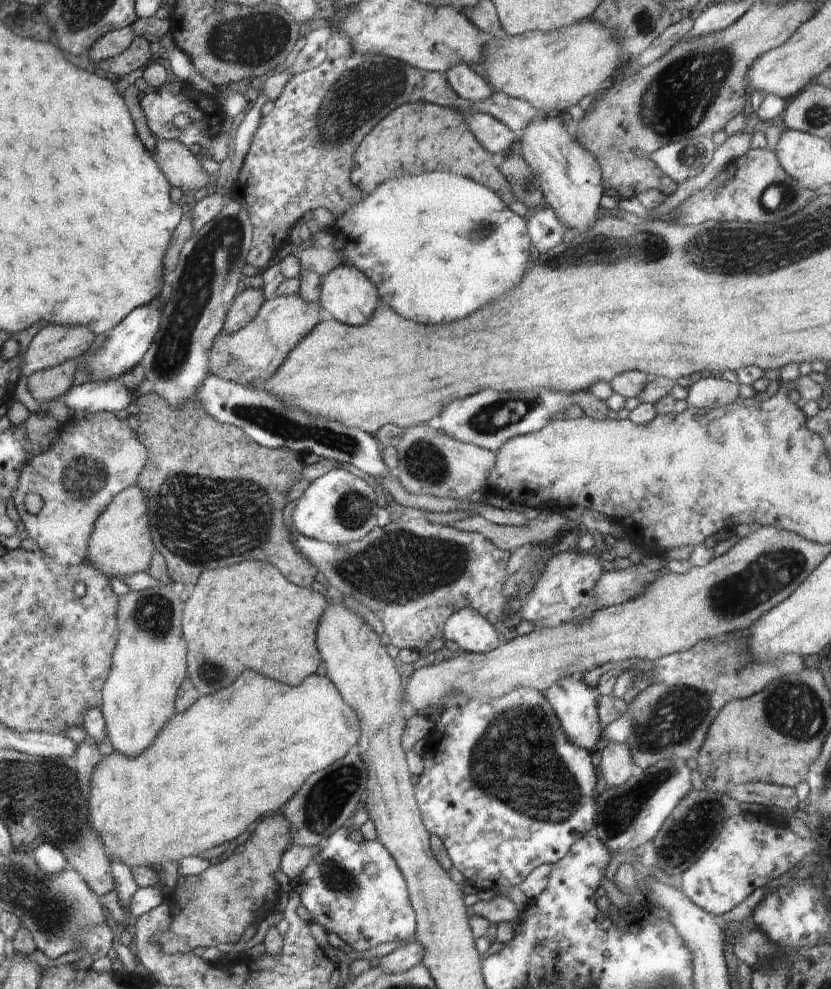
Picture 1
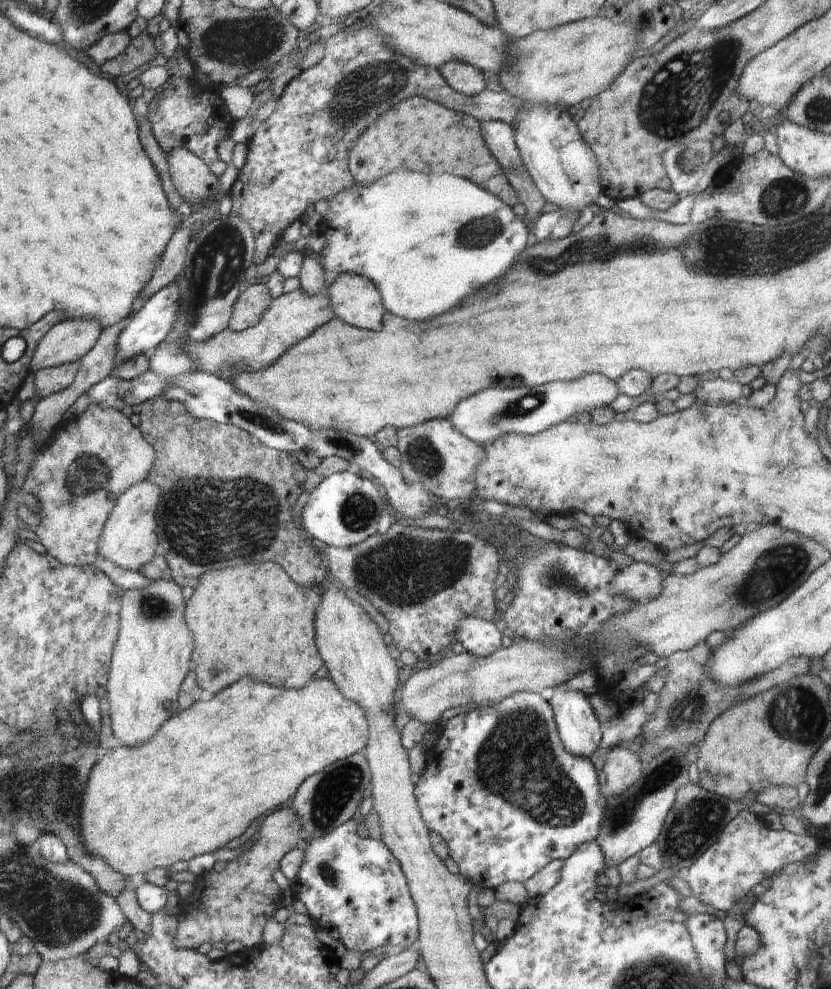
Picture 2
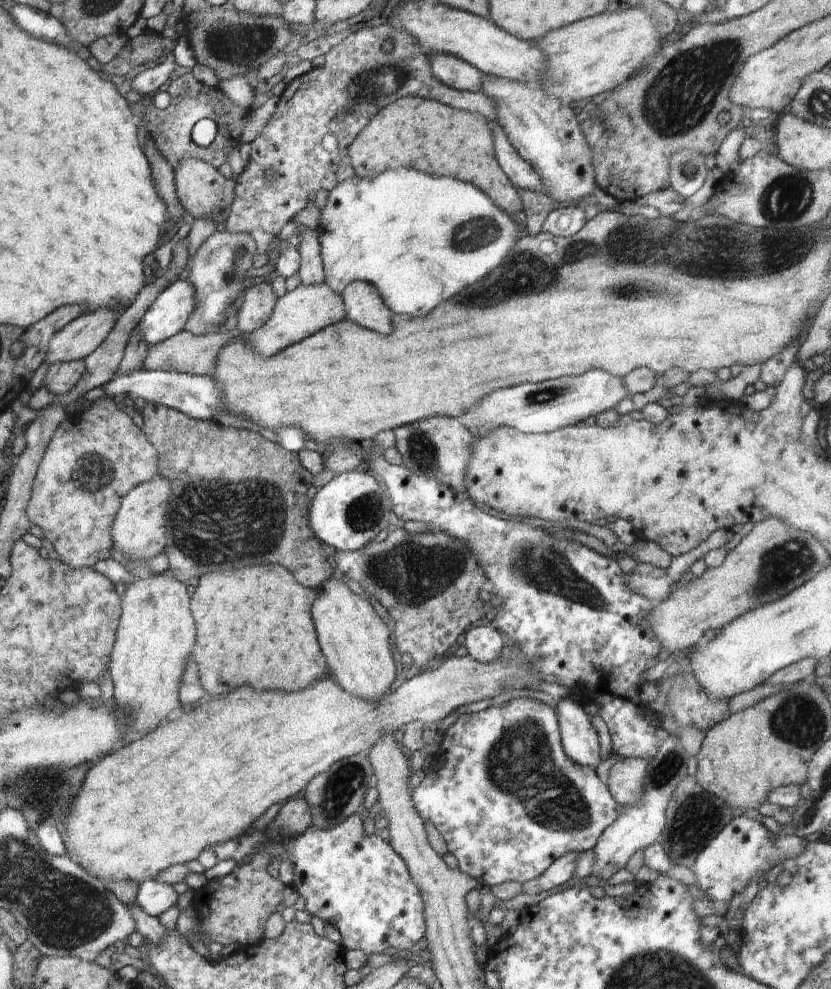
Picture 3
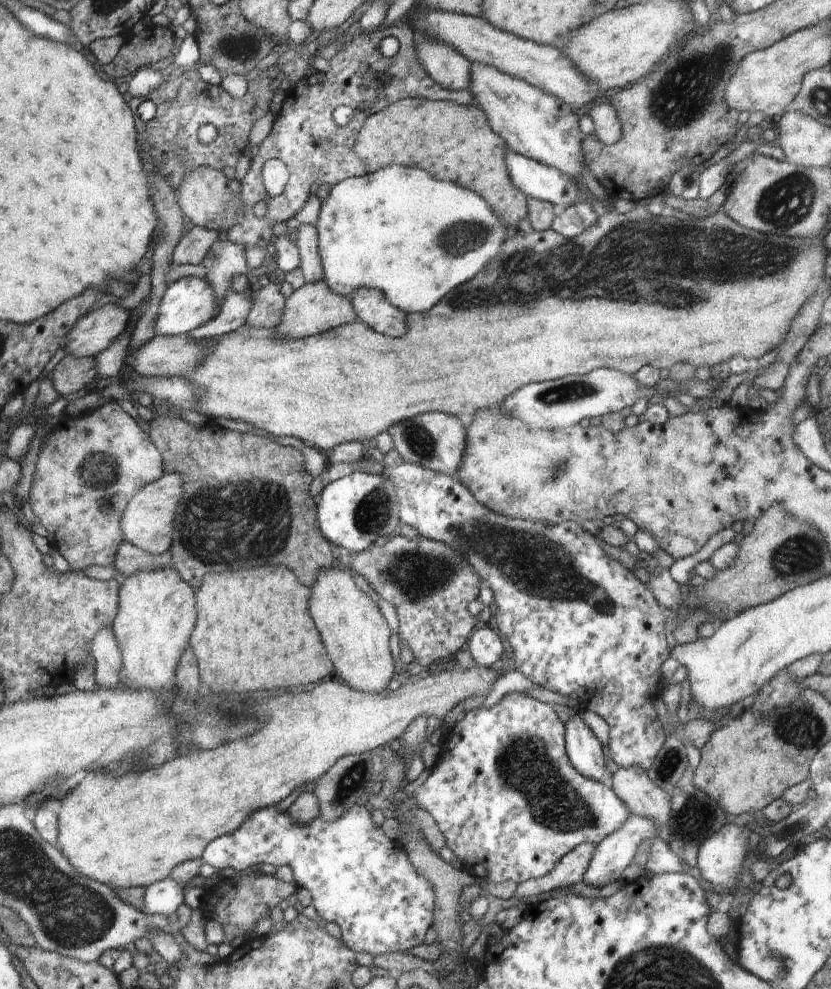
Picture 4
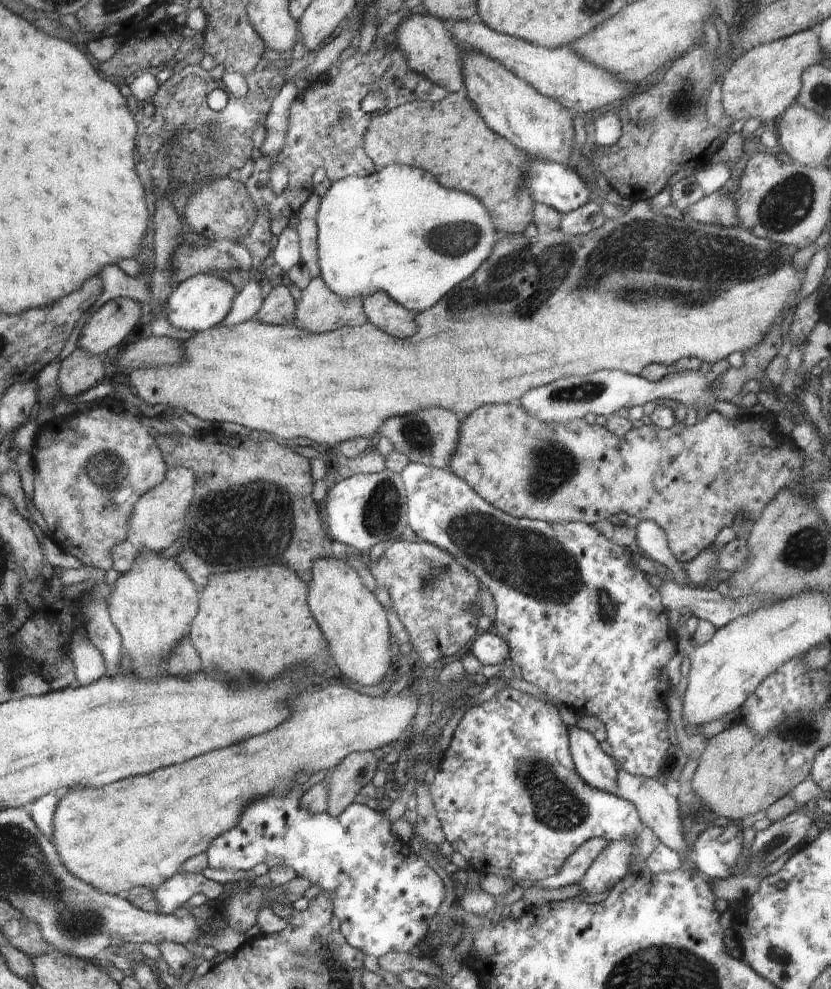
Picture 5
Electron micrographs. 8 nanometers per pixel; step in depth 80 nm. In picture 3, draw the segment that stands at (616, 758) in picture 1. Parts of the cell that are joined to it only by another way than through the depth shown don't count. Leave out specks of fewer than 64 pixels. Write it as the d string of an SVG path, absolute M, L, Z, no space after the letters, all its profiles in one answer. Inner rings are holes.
M616 758L609 770L607 787L622 806L640 806L644 798L644 776L647 760L640 758Z

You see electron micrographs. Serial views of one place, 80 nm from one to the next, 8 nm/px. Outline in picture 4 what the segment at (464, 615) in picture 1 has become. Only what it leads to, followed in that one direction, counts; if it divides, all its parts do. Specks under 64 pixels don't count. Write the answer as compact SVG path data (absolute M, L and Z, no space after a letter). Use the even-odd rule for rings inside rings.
M486 627L478 630L474 636L470 636L470 646L467 650L478 665L492 667L504 652L502 646L504 644L500 636L494 630L490 630L490 627Z

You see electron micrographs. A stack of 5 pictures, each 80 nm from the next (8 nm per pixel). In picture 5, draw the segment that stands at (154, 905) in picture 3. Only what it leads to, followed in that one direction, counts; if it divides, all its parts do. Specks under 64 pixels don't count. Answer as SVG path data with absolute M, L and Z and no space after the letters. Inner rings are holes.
M179 872L160 888L154 888L154 900L158 902L158 913L172 914L195 894L204 894L212 902L224 895L224 885L206 879L202 873L186 874Z

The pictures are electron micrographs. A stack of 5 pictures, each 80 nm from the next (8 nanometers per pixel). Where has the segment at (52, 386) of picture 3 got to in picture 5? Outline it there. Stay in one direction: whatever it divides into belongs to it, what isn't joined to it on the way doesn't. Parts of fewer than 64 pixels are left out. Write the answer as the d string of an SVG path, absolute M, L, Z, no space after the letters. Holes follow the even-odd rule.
M78 348L62 360L57 377L59 394L65 398L76 398L102 382L105 358L94 356Z

